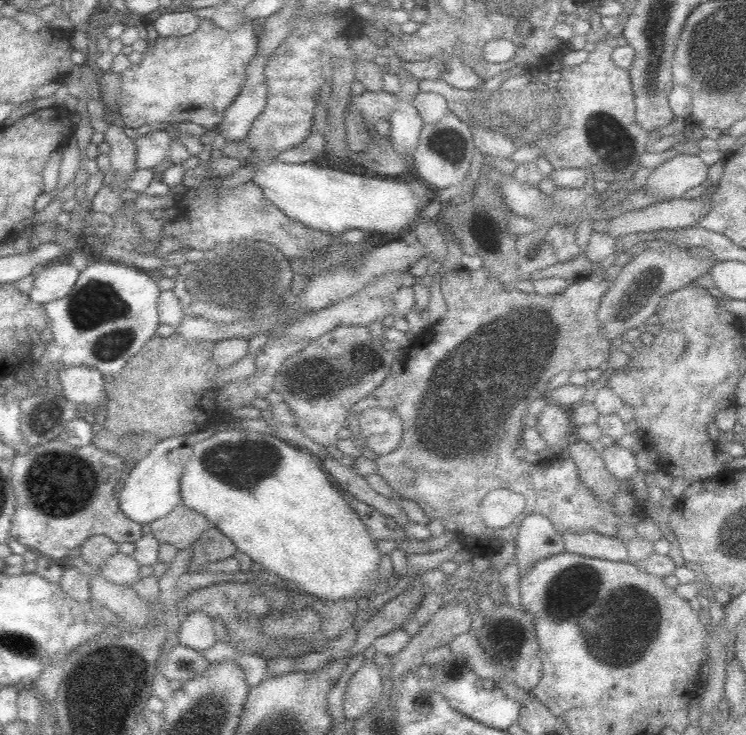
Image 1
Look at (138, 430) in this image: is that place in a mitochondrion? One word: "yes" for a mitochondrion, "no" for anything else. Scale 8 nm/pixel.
no

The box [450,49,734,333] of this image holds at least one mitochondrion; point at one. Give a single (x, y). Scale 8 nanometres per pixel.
(609, 130)

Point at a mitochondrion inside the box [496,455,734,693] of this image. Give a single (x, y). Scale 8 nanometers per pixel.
(609, 627)

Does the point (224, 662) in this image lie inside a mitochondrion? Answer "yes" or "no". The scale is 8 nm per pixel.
no

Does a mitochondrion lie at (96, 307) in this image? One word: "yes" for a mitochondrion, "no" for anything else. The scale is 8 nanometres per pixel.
yes

